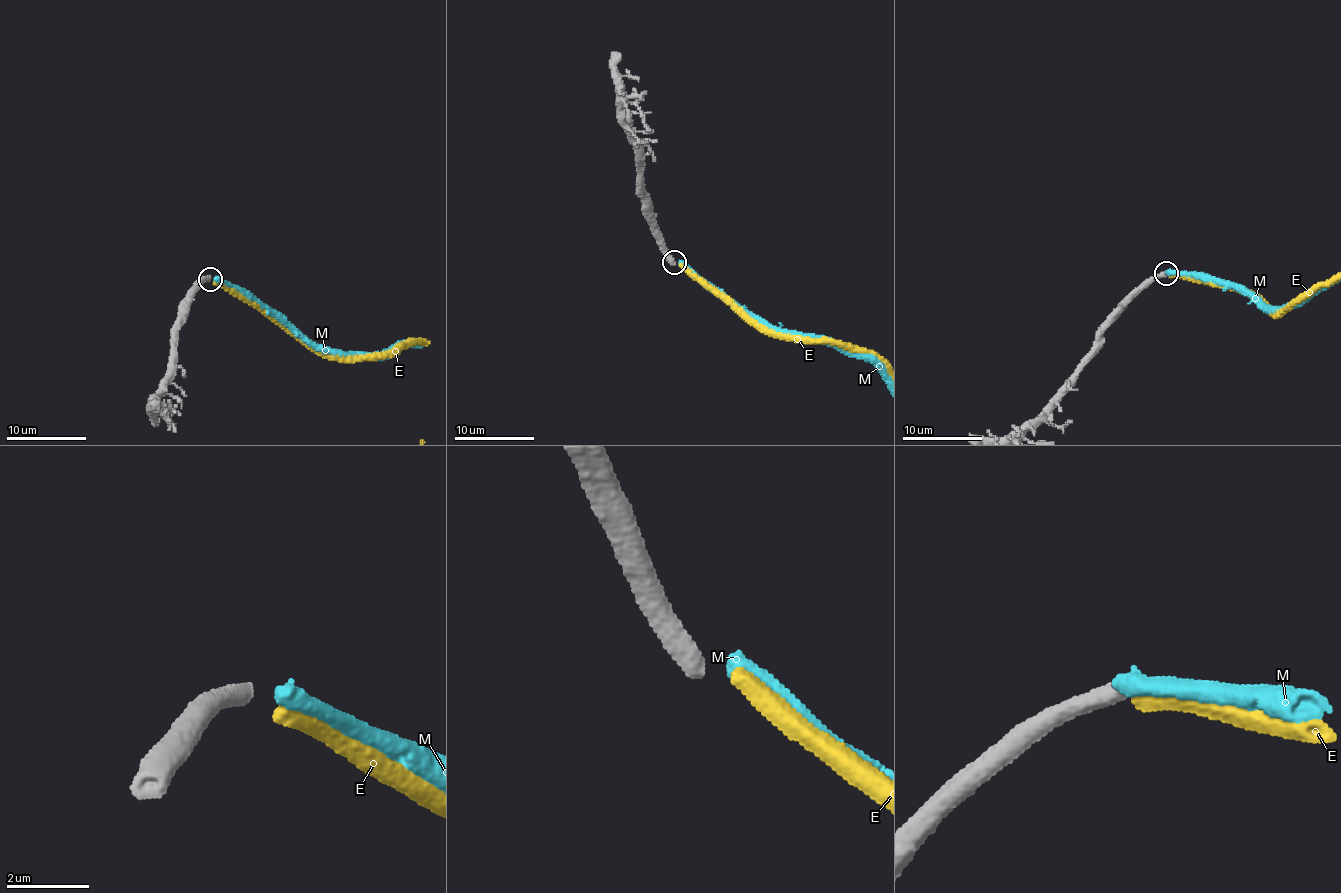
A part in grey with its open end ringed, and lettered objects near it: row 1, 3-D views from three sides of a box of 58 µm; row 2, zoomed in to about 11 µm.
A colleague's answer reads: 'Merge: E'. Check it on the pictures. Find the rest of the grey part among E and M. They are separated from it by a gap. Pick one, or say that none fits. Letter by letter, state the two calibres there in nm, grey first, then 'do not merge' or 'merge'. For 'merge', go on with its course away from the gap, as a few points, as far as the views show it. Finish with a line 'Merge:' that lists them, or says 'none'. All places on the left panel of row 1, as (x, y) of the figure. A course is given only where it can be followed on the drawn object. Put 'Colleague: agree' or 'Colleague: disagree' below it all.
E: calibres 500 and 400 nm; do not merge
M: calibres 500 and 480 nm; merge
Merge: M
Colleague: disagree

